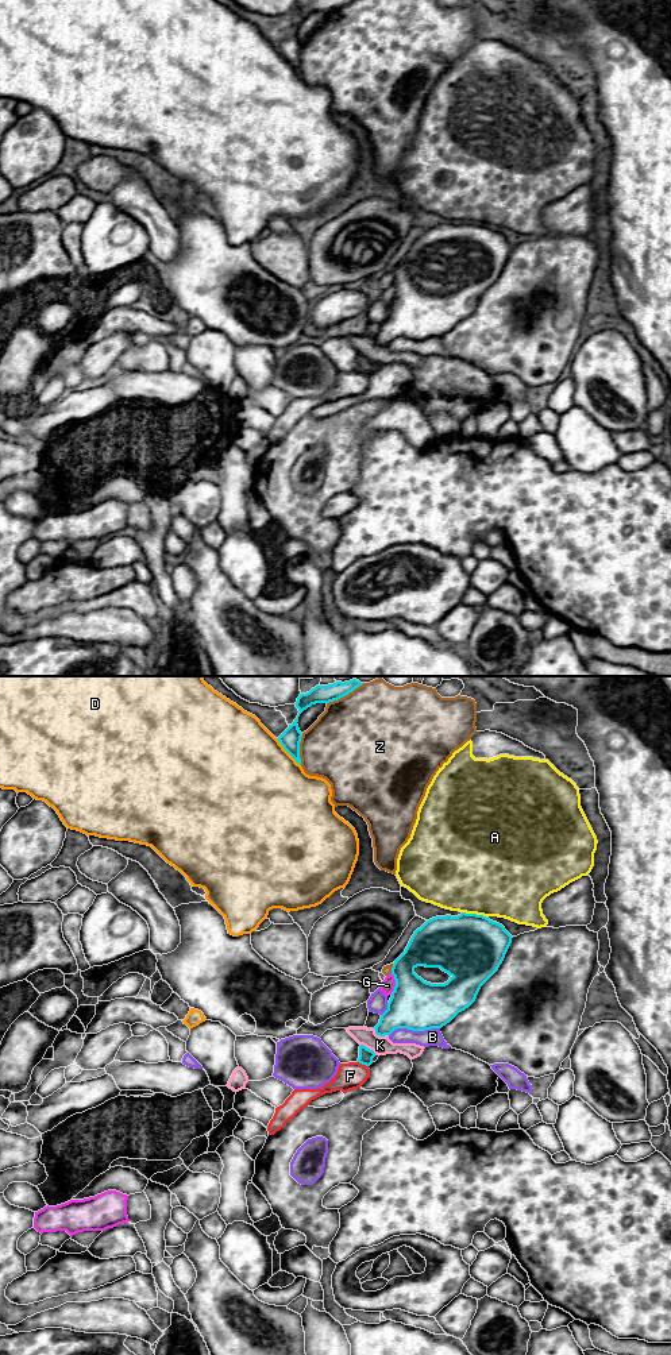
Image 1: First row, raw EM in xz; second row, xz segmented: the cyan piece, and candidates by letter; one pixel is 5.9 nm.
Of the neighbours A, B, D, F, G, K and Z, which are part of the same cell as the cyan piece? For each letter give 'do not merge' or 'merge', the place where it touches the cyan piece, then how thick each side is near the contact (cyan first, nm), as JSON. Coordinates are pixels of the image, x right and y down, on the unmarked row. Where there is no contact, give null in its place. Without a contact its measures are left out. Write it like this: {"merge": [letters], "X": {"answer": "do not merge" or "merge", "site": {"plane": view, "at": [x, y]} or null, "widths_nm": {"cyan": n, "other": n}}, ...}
{"merge": [], "A": {"answer": "do not merge", "site": {"plane": "xz", "at": [474, 223]}, "widths_nm": {"cyan": 400, "other": 500}}, "B": {"answer": "do not merge", "site": {"plane": "xz", "at": [413, 339]}, "widths_nm": {"cyan": 300, "other": 100}}, "D": {"answer": "do not merge", "site": {"plane": "xz", "at": [286, 60]}, "widths_nm": {"cyan": 120, "other": 500}}, "F": {"answer": "do not merge", "site": {"plane": "xz", "at": [362, 373]}, "widths_nm": {"cyan": 90, "other": 160}}, "G": {"answer": "do not merge", "site": {"plane": "xz", "at": [396, 293]}, "widths_nm": {"cyan": 300, "other": 80}}, "K": {"answer": "do not merge", "site": {"plane": "xz", "at": [380, 344]}, "widths_nm": {"cyan": 260, "other": 110}}, "Z": {"answer": "do not merge", "site": {"plane": "xz", "at": [299, 58]}, "widths_nm": {"cyan": 120, "other": 420}}}

